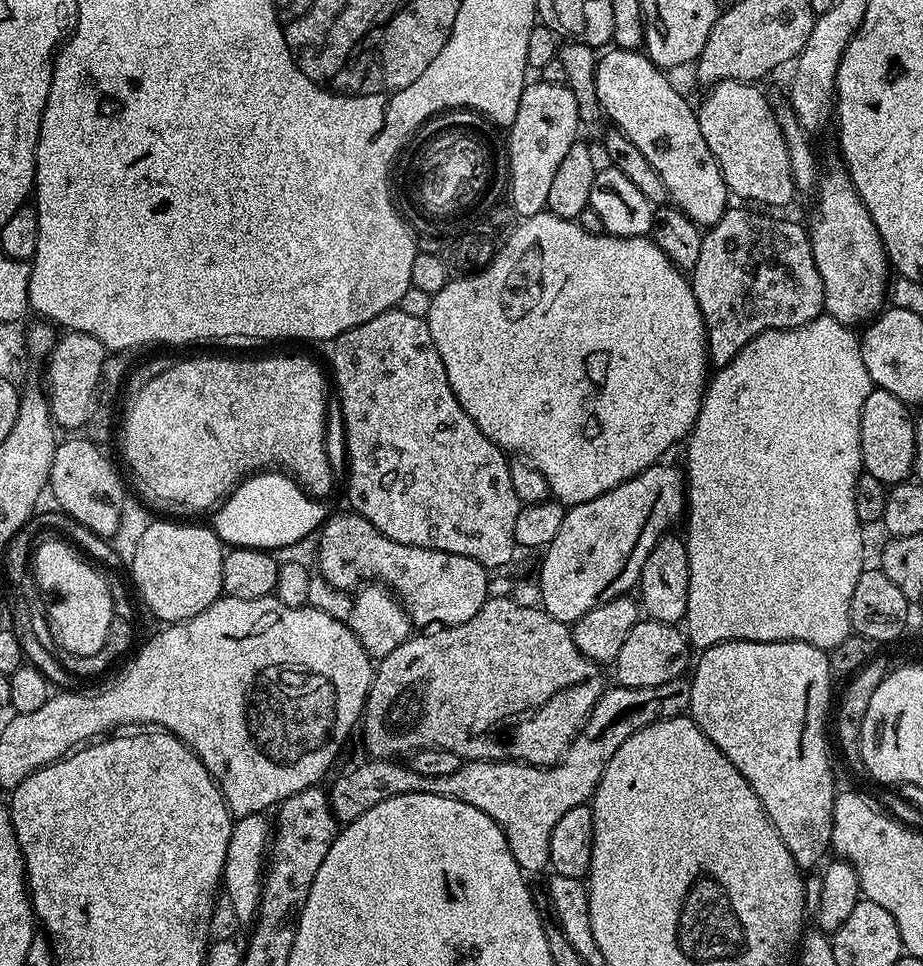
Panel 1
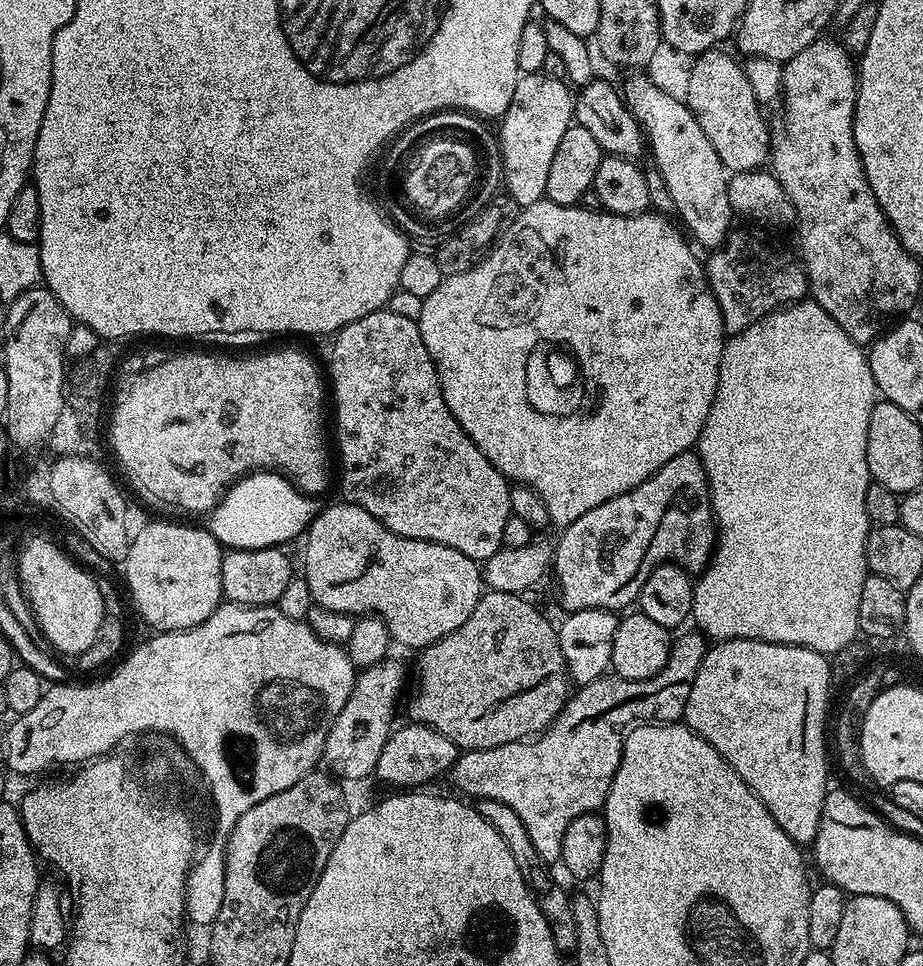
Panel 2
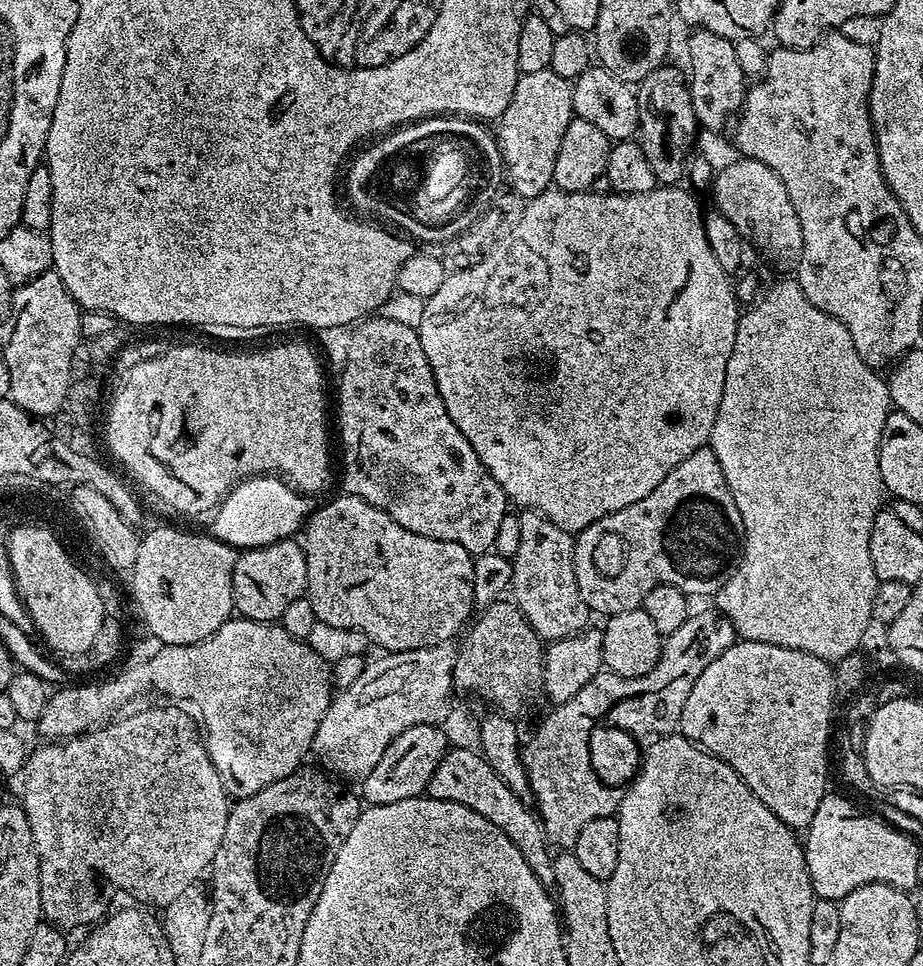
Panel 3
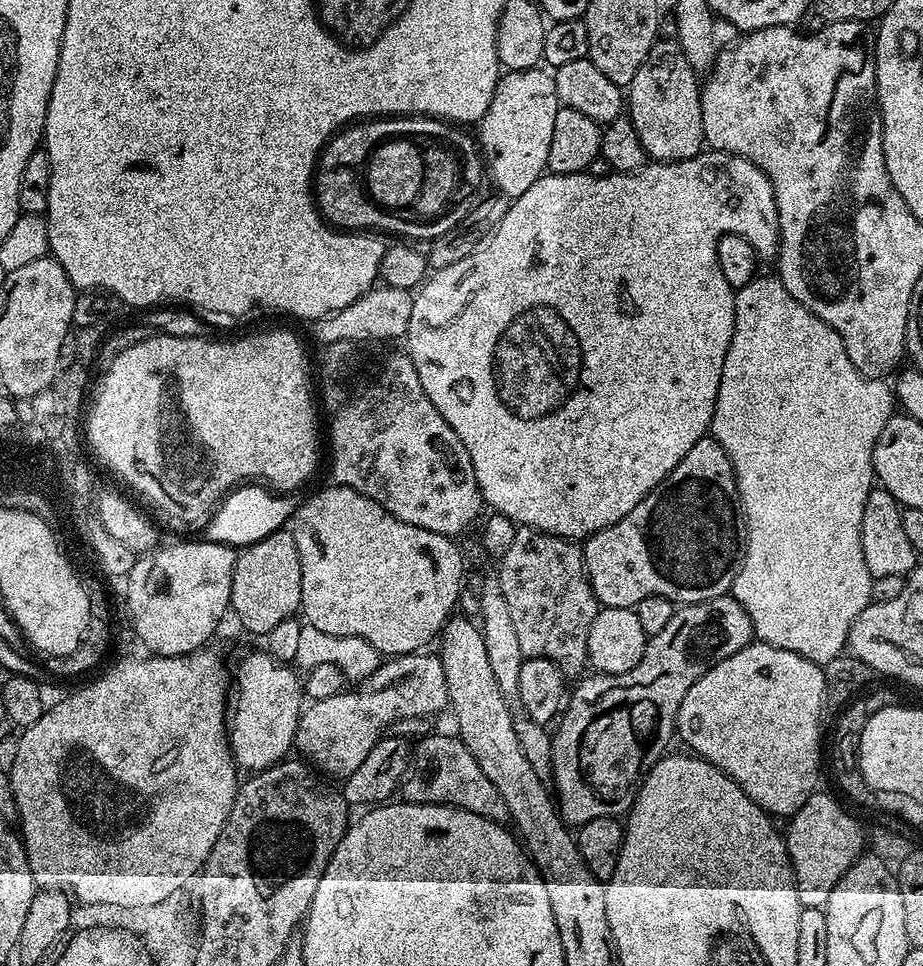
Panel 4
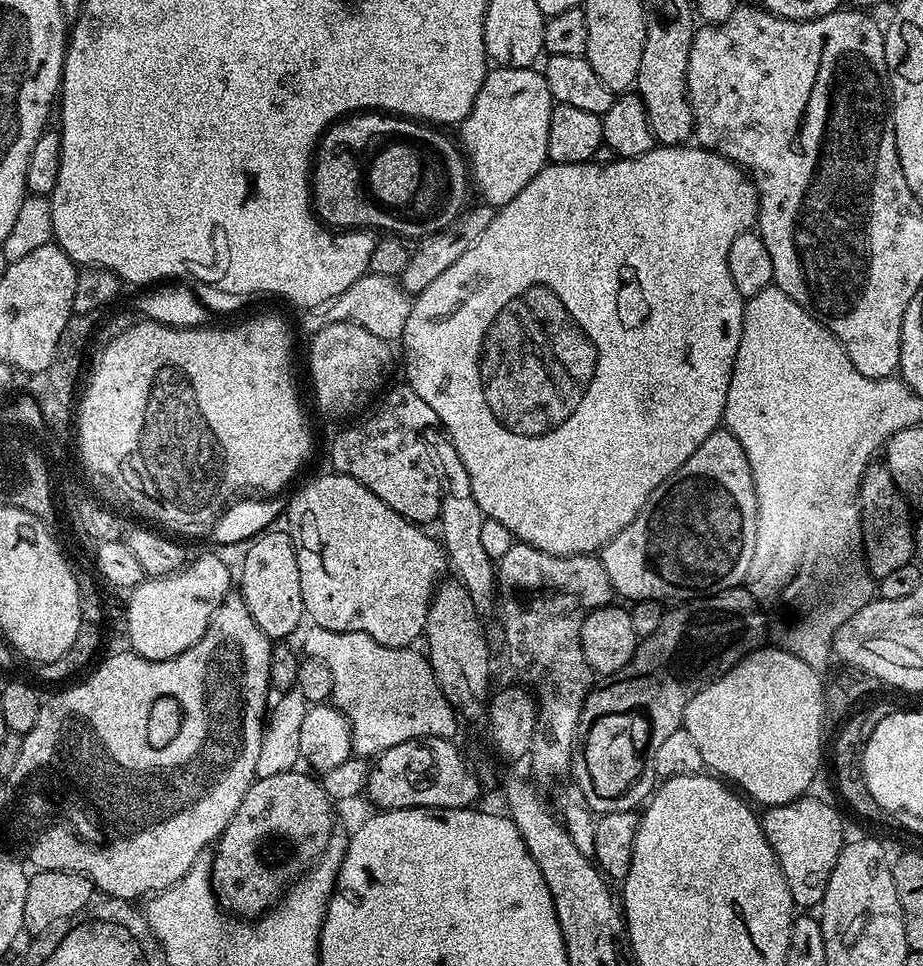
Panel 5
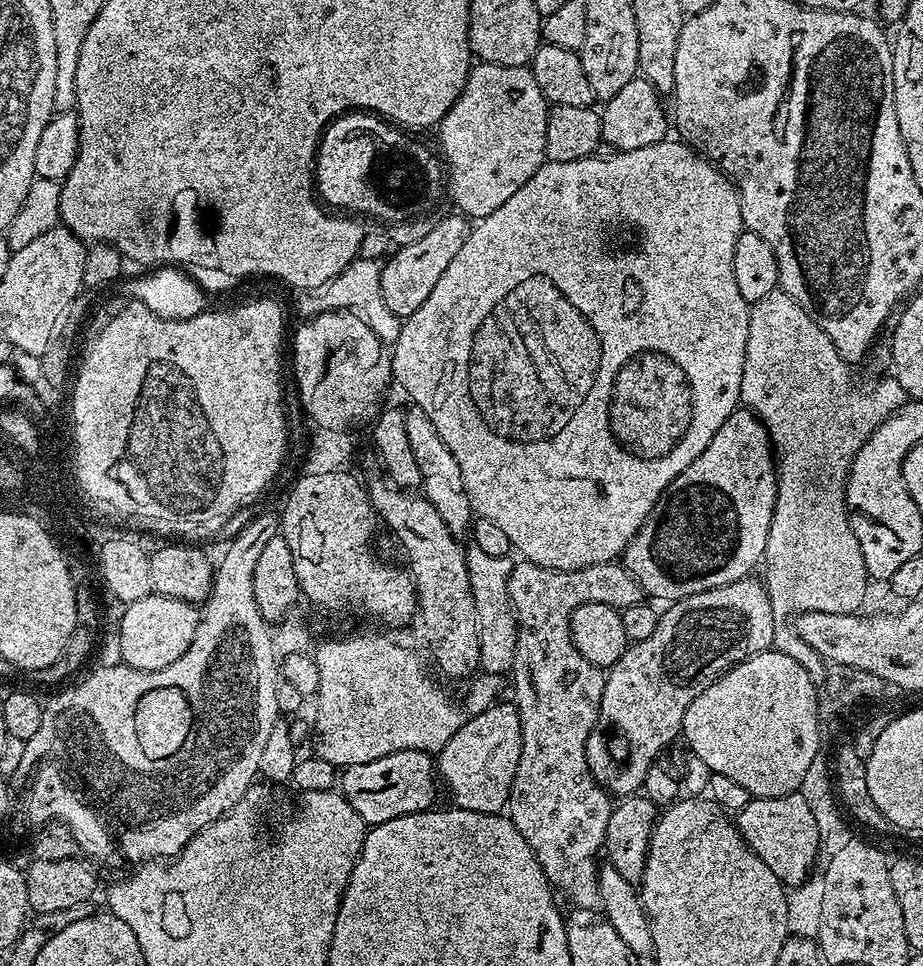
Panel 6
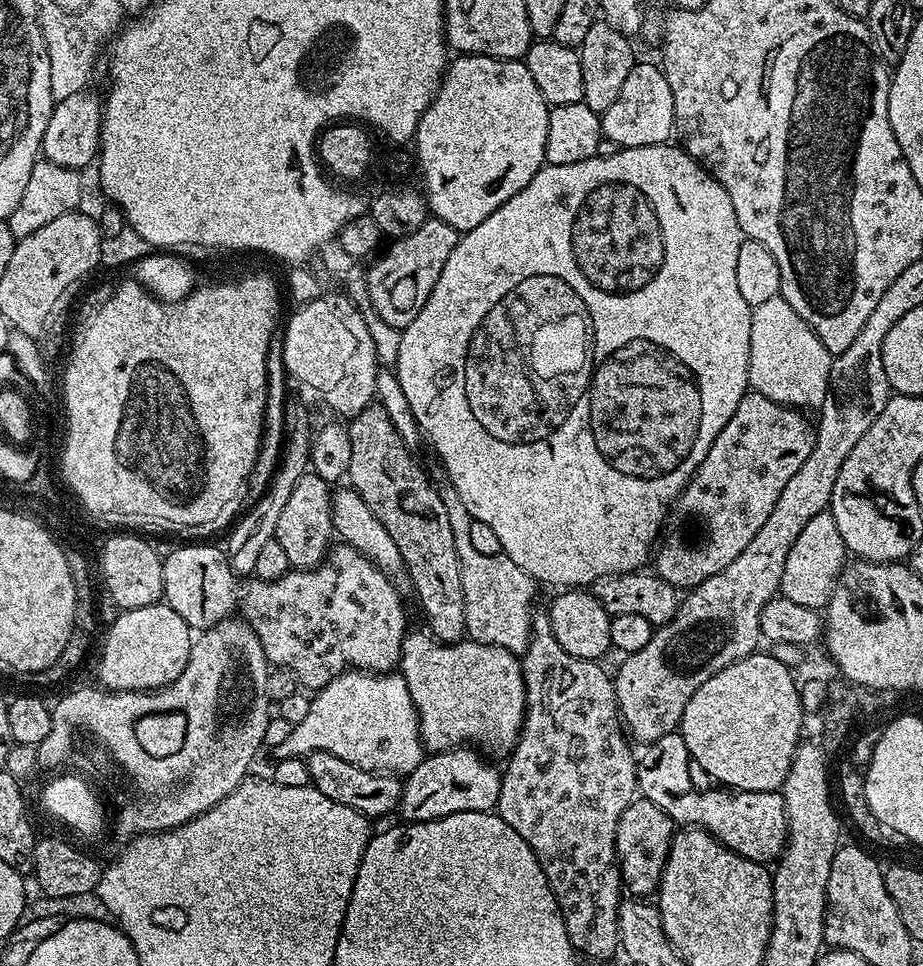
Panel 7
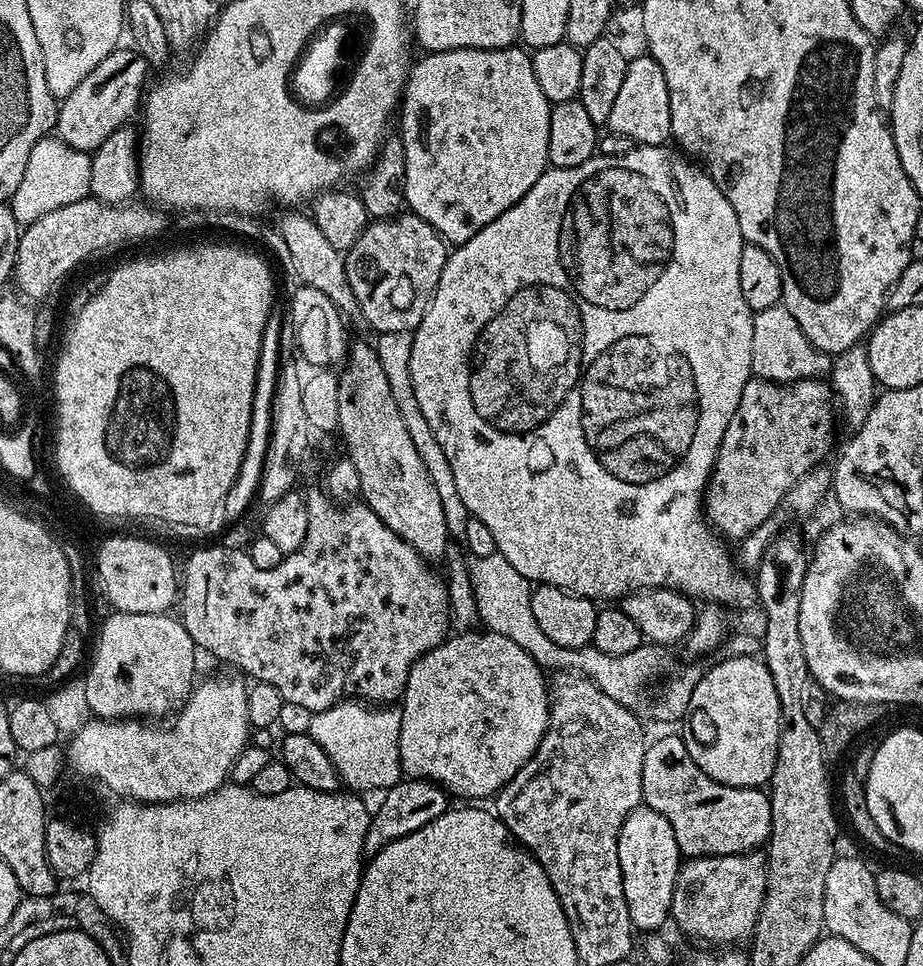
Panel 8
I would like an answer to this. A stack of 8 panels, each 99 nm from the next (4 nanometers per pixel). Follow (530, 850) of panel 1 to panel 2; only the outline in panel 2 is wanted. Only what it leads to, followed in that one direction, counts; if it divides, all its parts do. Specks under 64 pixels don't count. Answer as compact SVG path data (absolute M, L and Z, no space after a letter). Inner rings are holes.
M681 631L681 636L677 635L673 639L666 666L662 666L658 674L645 680L623 680L621 676L605 674L599 680L577 687L556 720L535 738L506 742L505 745L496 745L490 749L461 751L450 769L452 784L461 792L457 793L464 798L476 796L477 801L493 800L510 806L510 810L522 818L522 826L526 826L526 834L530 834L530 842L534 842L538 858L545 865L555 865L562 854L562 834L566 834L566 826L570 826L570 822L582 814L603 809L604 800L614 782L614 774L620 765L624 738L629 731L642 724L670 724L683 717L684 707L690 698L690 686L694 686L696 672L710 647L703 632L691 631Z

